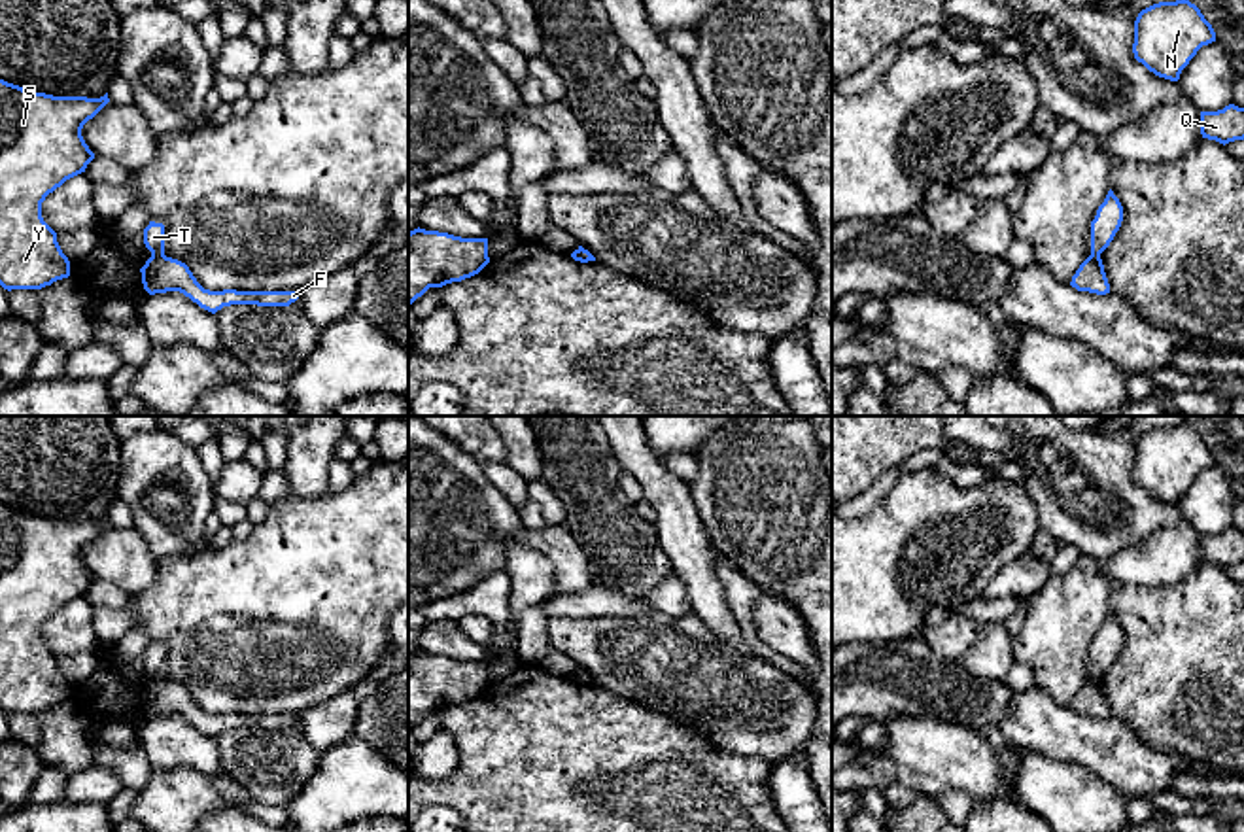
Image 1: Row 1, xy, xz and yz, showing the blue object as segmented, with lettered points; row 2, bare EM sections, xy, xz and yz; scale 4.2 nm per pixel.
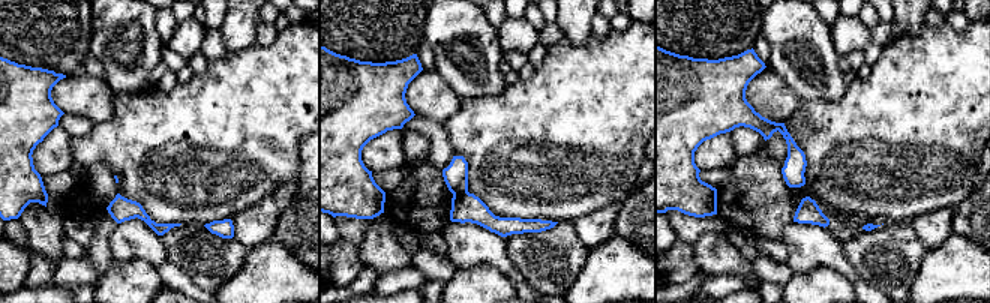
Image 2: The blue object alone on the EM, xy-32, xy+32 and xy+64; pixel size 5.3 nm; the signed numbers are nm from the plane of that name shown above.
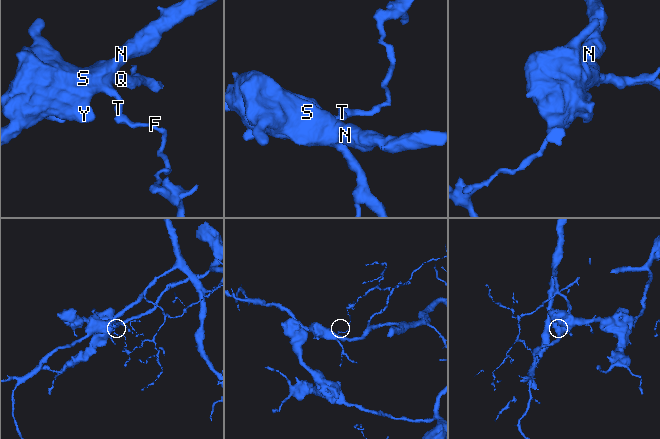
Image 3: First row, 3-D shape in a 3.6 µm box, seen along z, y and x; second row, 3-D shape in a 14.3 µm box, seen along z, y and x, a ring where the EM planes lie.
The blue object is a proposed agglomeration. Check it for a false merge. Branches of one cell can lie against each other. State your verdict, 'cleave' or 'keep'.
cleave

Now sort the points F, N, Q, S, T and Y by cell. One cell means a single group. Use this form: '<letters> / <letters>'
F / N Q S T Y

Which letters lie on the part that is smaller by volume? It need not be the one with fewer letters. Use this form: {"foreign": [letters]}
{"foreign": ["F"]}

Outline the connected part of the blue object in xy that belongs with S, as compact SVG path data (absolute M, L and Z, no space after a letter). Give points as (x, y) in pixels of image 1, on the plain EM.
M0 503L0 709L42 713L70 700L57 656L42 641L42 626L66 603L85 596L95 582L81 560L83 548L110 526L100 522L53 520Z

